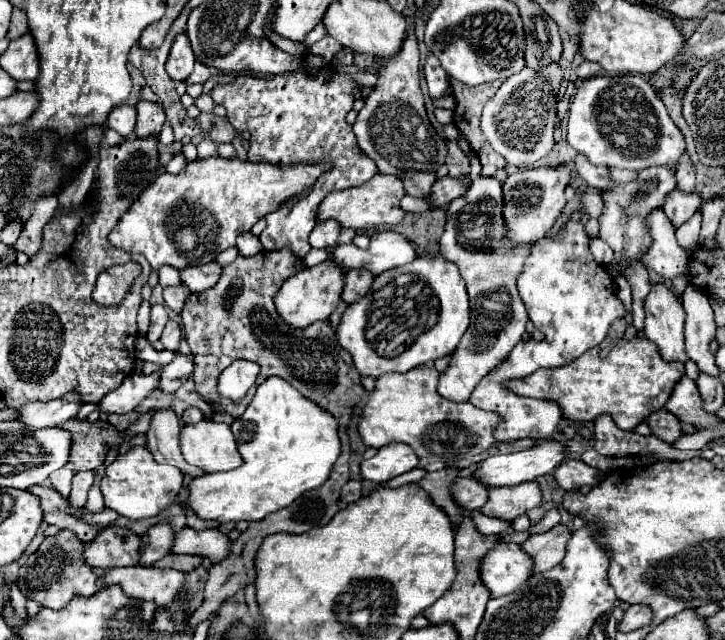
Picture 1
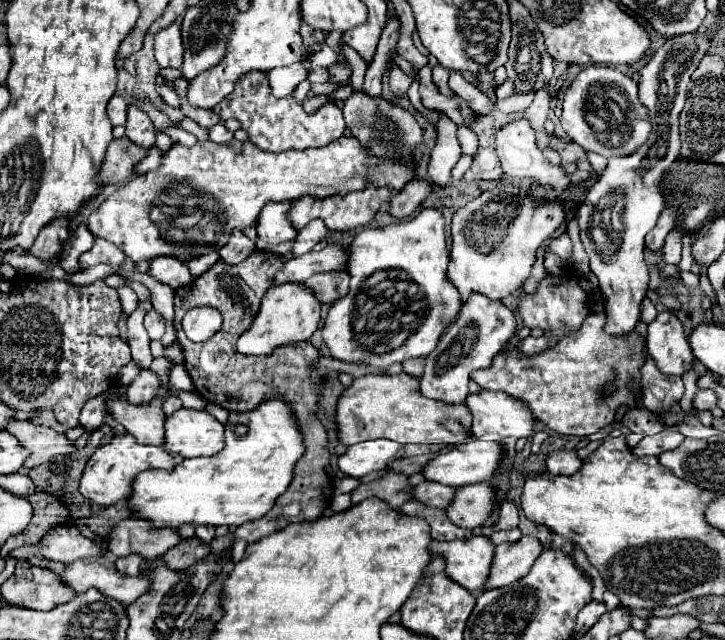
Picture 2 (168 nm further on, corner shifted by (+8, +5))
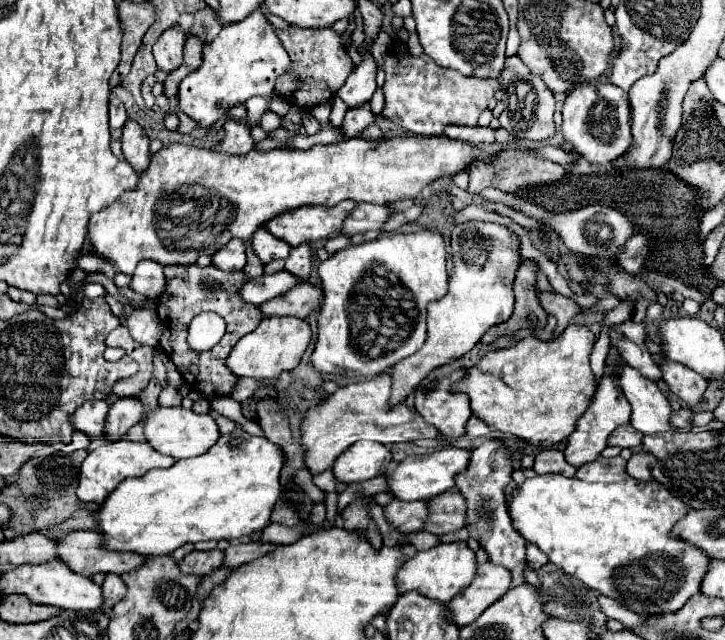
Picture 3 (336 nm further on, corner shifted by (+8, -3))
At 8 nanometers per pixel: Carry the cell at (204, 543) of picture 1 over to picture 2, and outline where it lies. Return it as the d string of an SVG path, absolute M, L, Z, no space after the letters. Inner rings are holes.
M131 517L113 527L113 533L109 537L109 549L117 557L139 553L151 561L161 557L179 541L181 537L177 529L157 529L151 521Z

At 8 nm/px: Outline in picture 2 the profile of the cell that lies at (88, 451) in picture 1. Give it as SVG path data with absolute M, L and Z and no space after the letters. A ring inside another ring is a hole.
M29 419L11 421L7 425L7 431L11 431L19 439L19 443L33 453L23 465L27 469L43 465L45 461L51 461L57 455L77 453L75 443L71 443L65 435L57 433L55 429L49 429L47 425L37 425Z

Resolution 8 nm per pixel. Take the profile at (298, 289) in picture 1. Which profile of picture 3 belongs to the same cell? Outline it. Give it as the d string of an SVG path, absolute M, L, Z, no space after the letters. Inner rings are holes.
M267 317L255 331L237 341L227 357L227 367L237 377L253 377L259 383L275 383L283 371L291 371L299 365L309 341L311 329L307 321L295 317Z

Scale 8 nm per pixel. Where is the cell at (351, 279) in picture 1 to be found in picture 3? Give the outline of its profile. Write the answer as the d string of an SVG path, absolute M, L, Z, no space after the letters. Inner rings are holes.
M299 283L297 287L289 289L289 293L283 293L281 297L273 297L273 301L265 301L265 305L259 305L263 317L299 317L307 319L307 315L321 305L323 291L315 285Z

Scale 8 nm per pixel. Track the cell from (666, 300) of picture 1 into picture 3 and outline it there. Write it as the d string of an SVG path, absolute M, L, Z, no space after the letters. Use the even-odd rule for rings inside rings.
M661 357L661 361L663 361L663 367L661 367L663 379L667 381L669 389L671 389L681 401L685 401L689 409L691 409L693 405L701 403L701 401L703 401L703 393L705 393L705 389L707 389L709 383L707 383L699 373L687 369L685 365L667 361L665 357Z

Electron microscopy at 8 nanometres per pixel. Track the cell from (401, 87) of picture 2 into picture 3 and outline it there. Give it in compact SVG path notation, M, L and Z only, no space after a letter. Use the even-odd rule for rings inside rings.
M391 47L385 53L385 85L383 85L383 95L385 95L385 107L381 115L393 123L399 123L403 129L415 133L415 135L443 135L443 129L447 125L475 125L477 117L489 107L493 101L495 91L499 89L497 79L477 79L477 77L465 77L453 69L441 69L435 65L425 55L411 55L403 53L395 47Z

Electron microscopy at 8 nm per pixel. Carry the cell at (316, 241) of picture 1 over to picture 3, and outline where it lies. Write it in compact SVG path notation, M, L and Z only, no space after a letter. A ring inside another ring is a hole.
M303 243L299 247L293 247L287 261L285 271L293 273L295 277L301 277L301 281L307 281L311 275L311 247L309 243Z

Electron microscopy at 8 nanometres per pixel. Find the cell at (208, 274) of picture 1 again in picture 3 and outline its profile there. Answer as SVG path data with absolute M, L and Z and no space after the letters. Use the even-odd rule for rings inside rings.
M141 261L131 275L129 287L147 299L157 299L165 289L163 265L157 265L155 261Z

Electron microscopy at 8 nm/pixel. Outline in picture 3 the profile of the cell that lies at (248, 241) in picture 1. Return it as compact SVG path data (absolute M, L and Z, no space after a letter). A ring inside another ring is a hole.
M237 239L229 241L211 257L211 263L221 271L241 271L245 267L245 243Z

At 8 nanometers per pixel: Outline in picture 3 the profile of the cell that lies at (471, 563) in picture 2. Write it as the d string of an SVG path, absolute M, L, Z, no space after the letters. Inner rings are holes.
M439 543L427 551L419 551L415 557L407 559L397 571L397 591L417 591L421 595L429 595L429 599L439 603L449 603L459 591L469 587L475 577L475 553L467 547L467 543Z

